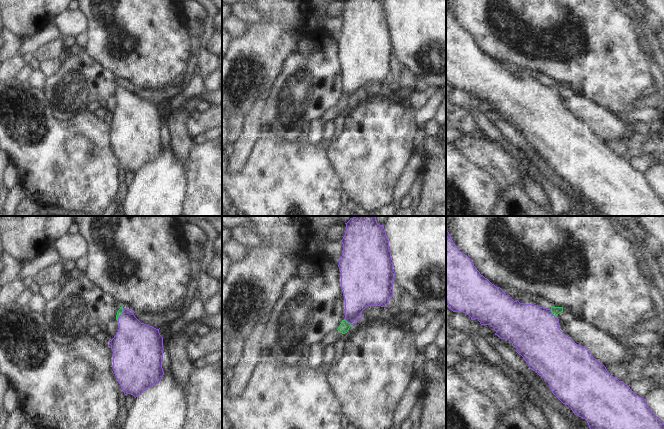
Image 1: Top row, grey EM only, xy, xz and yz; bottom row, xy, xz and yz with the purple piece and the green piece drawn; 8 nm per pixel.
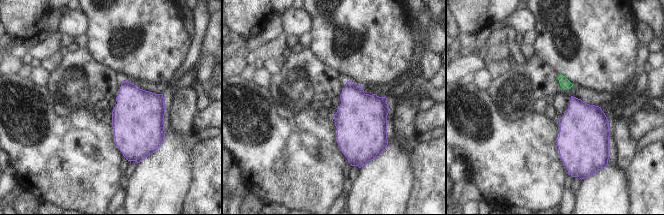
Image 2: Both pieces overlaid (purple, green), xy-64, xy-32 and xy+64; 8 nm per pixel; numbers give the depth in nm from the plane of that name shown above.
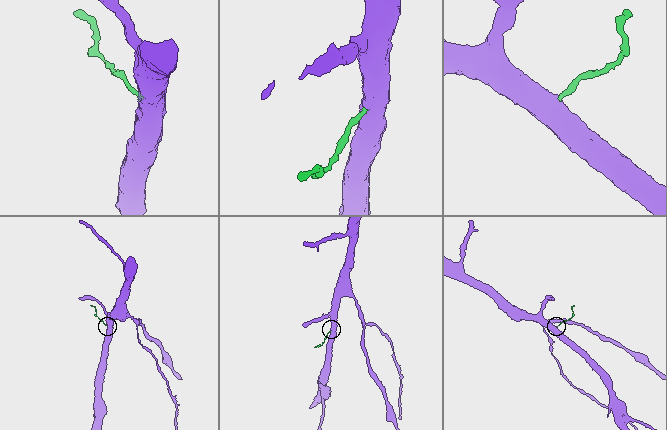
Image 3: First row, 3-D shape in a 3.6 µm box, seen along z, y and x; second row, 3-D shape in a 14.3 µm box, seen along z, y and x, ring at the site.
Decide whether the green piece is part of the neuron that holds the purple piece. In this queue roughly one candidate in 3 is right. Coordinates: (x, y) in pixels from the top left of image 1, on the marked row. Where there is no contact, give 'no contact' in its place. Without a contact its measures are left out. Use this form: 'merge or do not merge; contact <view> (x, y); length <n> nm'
merge; contact yz (551, 313); length 90 nm

